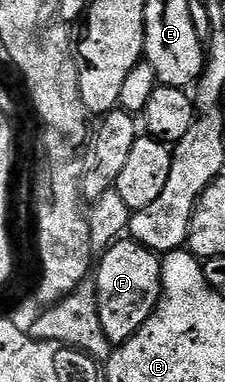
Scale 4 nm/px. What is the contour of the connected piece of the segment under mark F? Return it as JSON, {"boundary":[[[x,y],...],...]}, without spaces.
{"boundary":[[[120,238],[114,241],[100,256],[103,257],[100,260],[98,257],[97,267],[93,272],[93,283],[95,298],[99,301],[101,330],[105,330],[105,338],[109,338],[112,346],[122,346],[126,340],[133,338],[133,334],[137,334],[137,330],[141,330],[141,326],[159,307],[159,295],[163,292],[161,286],[161,270],[163,269],[161,256],[160,253],[139,244],[132,238]]]}

